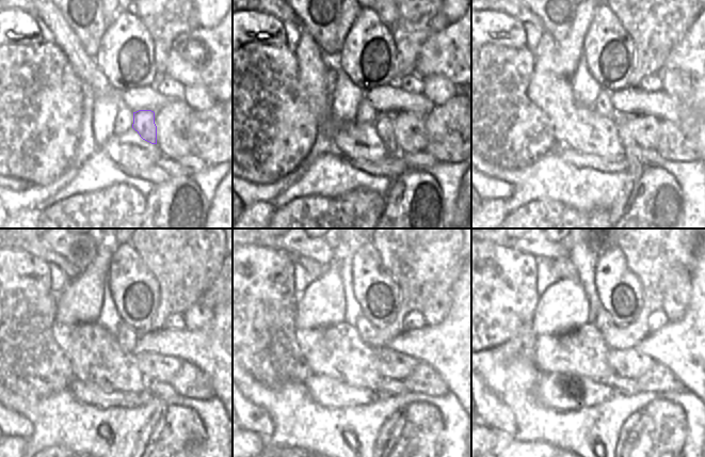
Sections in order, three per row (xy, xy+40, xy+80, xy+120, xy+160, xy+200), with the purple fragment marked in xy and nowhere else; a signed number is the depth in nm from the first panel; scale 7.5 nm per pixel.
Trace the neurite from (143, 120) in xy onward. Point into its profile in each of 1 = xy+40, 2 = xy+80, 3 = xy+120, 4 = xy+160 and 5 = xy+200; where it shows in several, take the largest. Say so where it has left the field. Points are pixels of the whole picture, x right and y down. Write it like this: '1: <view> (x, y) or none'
1: xy+40 (383, 124)
2: xy+80 (625, 198)
3: xy+120 (149, 435)
4: xy+160 (389, 434)
5: xy+200 (629, 430)

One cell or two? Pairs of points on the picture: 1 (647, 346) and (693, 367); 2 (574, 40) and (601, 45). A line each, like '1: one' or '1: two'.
1: one
2: two

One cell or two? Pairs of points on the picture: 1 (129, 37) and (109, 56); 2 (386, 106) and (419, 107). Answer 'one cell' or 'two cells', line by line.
1: one cell
2: one cell

